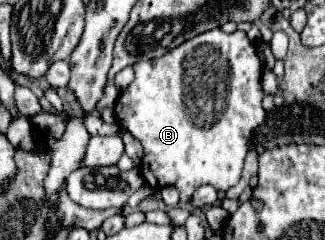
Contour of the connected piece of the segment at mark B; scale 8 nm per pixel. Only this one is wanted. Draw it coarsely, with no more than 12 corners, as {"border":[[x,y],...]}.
{"border":[[247,34],[137,62],[119,128],[151,188],[241,178],[265,120]]}

